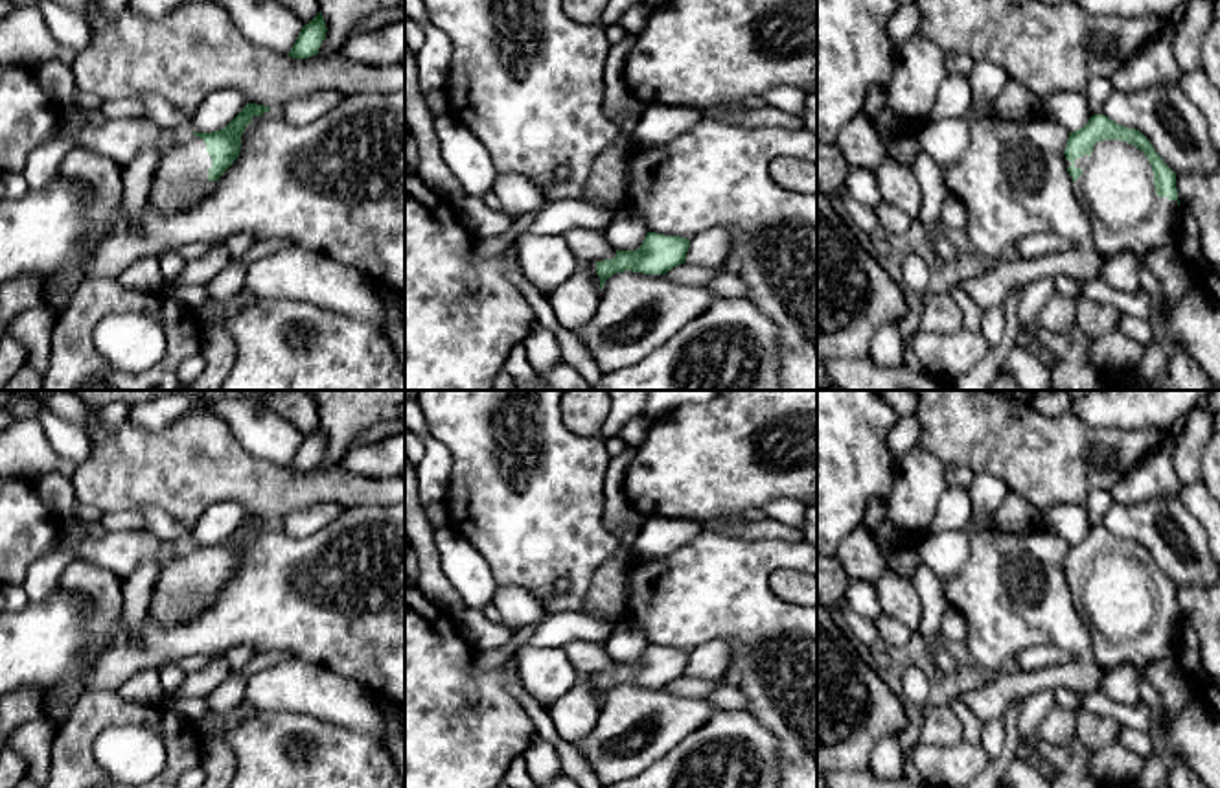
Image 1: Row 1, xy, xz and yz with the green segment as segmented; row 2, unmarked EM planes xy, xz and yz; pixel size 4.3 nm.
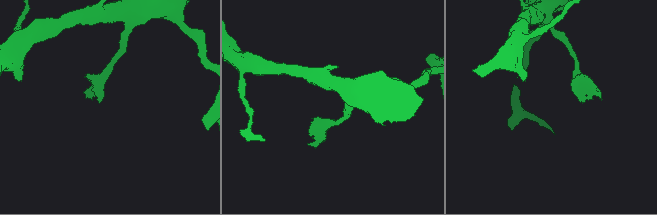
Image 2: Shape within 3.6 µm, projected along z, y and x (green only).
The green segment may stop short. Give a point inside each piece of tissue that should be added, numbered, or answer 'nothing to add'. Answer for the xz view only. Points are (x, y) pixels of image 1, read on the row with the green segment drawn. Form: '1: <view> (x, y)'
nothing to add

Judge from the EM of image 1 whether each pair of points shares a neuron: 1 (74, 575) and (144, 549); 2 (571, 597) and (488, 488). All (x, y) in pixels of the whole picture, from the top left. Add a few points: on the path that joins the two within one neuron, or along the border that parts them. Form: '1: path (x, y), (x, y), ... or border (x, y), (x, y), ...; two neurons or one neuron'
1: border (74, 558), (85, 558), (105, 567), (122, 580); two neurons
2: path (569, 569), (516, 516); one neuron

